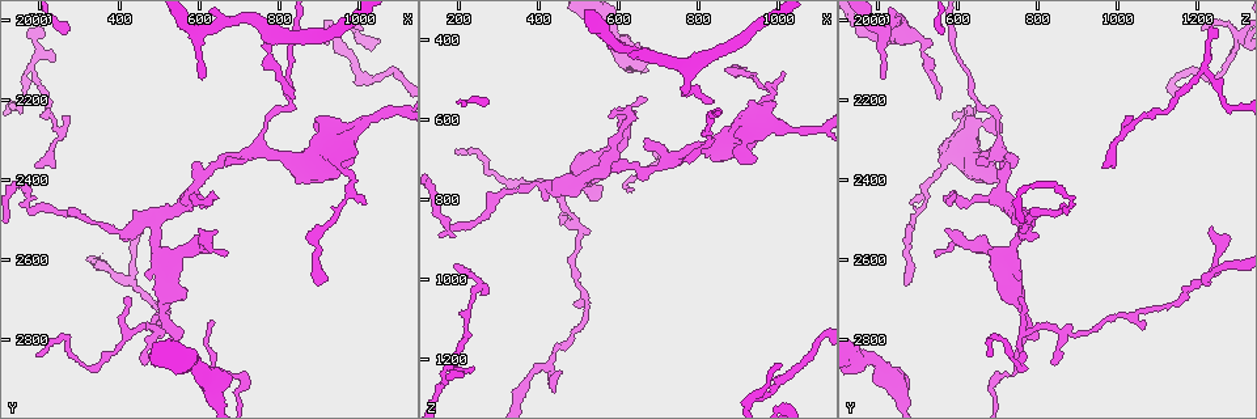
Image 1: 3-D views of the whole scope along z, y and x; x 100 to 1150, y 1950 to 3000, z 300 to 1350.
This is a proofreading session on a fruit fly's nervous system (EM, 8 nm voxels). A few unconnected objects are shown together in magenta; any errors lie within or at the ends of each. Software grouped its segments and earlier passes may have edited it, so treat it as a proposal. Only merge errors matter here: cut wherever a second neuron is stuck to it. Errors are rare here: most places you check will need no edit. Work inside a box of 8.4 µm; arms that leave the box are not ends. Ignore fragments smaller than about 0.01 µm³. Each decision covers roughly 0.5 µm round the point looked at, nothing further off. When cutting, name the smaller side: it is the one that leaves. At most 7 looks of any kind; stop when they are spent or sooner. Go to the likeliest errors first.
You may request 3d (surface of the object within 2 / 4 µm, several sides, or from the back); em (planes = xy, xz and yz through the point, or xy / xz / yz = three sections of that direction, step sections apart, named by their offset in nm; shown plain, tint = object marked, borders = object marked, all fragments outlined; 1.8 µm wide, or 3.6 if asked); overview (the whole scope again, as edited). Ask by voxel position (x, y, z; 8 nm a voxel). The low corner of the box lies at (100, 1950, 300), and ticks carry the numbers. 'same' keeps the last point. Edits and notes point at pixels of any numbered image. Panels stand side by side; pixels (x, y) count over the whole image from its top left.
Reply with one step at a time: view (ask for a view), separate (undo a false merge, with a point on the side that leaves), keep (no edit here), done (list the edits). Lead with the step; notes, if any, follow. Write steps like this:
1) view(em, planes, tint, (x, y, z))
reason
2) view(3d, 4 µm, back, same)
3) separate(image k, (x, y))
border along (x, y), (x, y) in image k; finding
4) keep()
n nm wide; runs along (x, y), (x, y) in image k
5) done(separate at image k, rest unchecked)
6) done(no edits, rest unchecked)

view(em, xz, step 16, tint, (185, 2130, 1210))
sharp bend

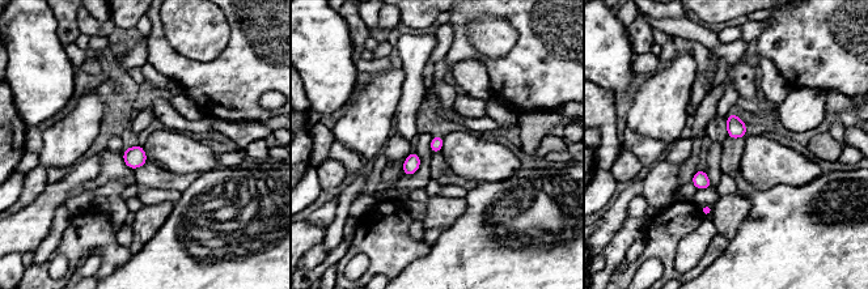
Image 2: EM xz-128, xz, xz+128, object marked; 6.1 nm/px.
view(em, planes, tint, same)
another direction

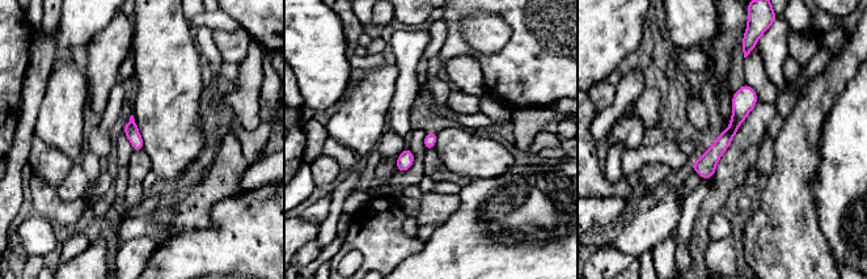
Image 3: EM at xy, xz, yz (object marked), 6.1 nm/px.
keep()
all the same neuron

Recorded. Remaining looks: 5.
view(3d, 2 µm, (420, 2650, 1225))
thin neck

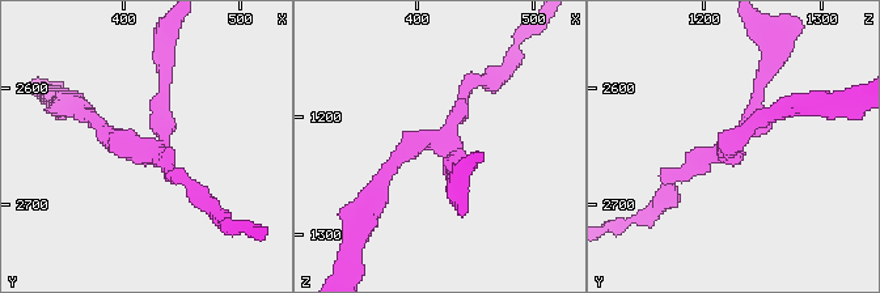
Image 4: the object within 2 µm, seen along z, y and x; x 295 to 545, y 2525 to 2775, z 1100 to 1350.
view(em, yz, step 16, borders, (422, 2648, 1220))
3 arms; shape alone is not enough

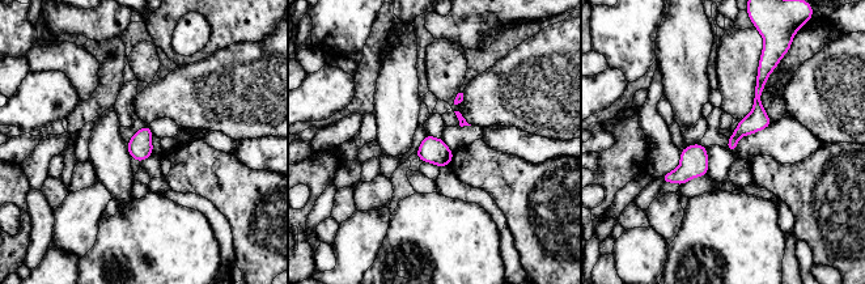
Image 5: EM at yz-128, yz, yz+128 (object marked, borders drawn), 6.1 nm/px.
keep()
runs along (762, 76), (757, 115), (732, 148) in image 5; one neuron here

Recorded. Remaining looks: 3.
view(em, planes, tint, (595, 2865, 400))
thick turns thin

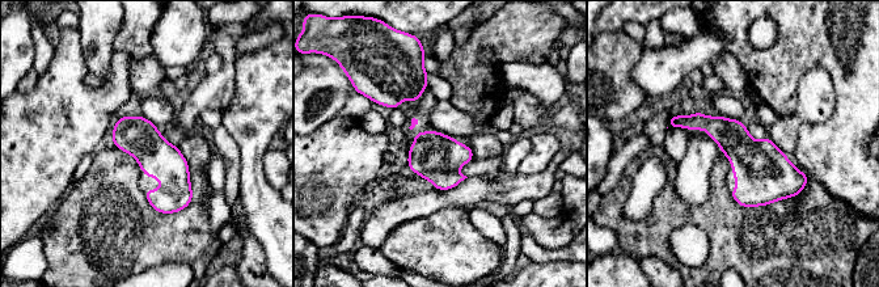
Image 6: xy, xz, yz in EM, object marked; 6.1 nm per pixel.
keep()
runs along (671, 122), (713, 125), (768, 176), (803, 181) in image 6; continuous, no second neuron

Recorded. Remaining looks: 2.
done(no edits, rest unchecked)

